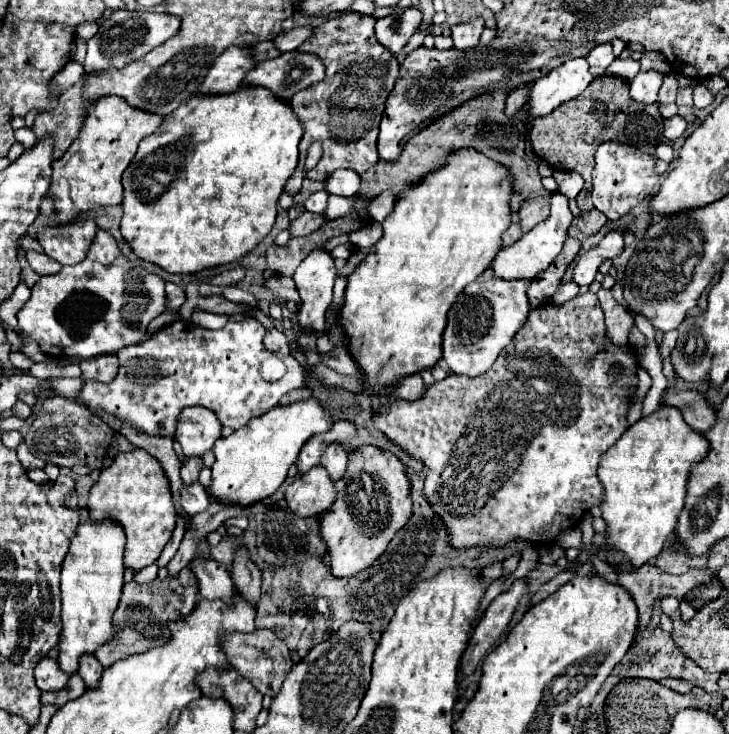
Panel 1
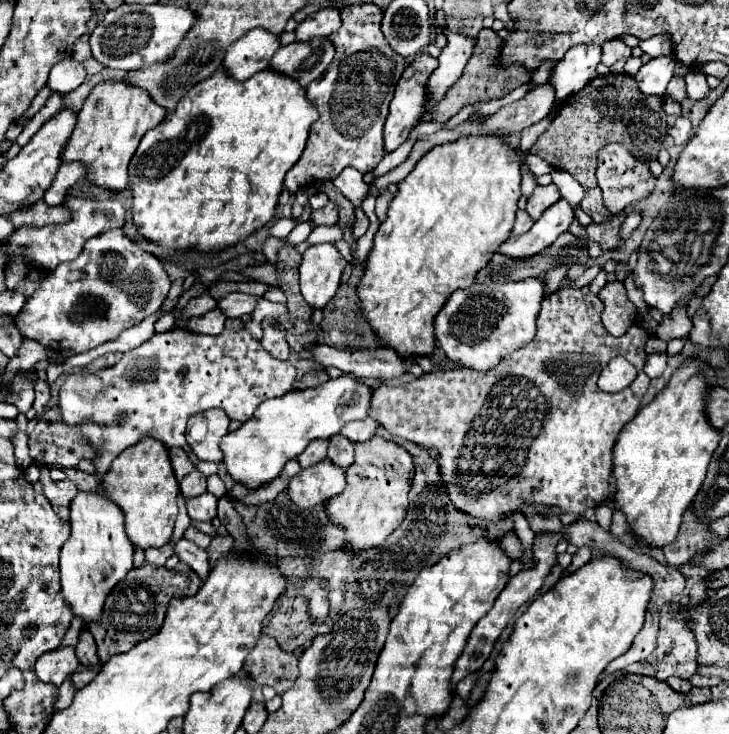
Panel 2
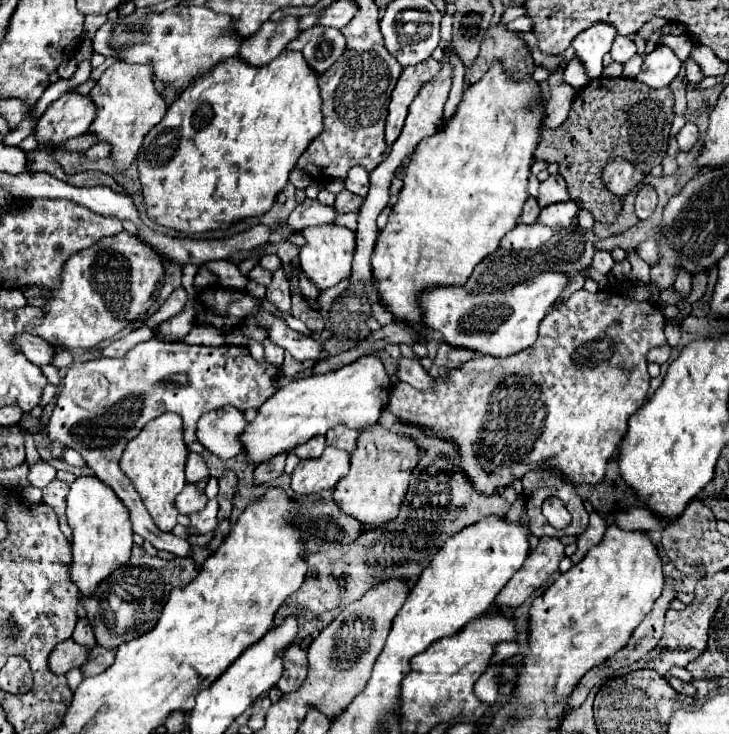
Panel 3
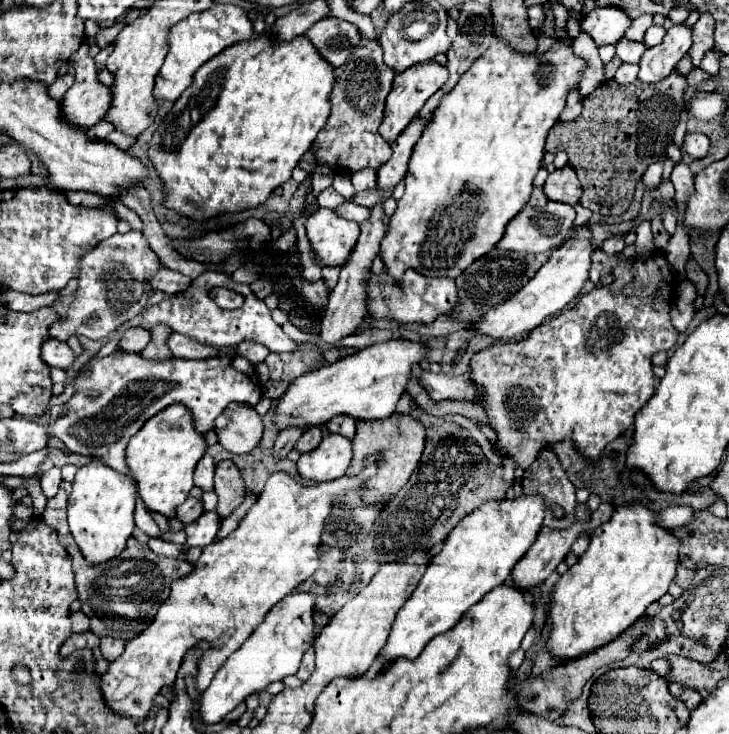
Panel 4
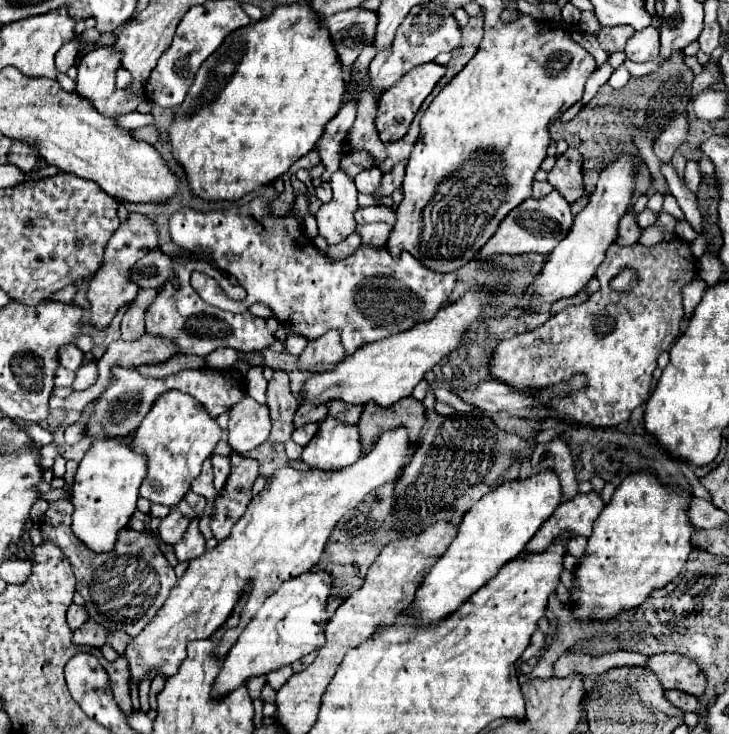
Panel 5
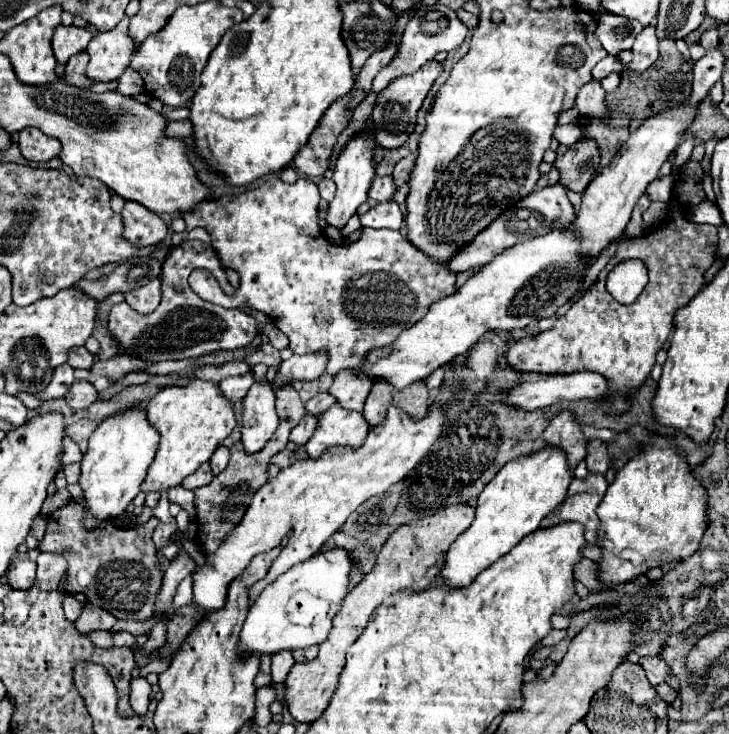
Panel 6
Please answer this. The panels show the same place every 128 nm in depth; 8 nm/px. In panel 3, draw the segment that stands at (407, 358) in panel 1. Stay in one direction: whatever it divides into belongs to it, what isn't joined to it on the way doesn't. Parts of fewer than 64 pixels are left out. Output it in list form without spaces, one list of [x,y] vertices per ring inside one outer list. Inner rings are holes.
[[[492,64],[476,84],[464,88],[454,116],[442,130],[416,146],[410,166],[402,172],[404,186],[398,194],[398,202],[392,208],[388,224],[378,234],[372,252],[376,292],[396,318],[420,326],[422,312],[416,294],[432,286],[464,286],[476,264],[496,252],[502,236],[518,224],[522,206],[528,200],[528,176],[546,116],[544,104],[540,82],[532,76],[516,80],[508,76],[500,64]]]

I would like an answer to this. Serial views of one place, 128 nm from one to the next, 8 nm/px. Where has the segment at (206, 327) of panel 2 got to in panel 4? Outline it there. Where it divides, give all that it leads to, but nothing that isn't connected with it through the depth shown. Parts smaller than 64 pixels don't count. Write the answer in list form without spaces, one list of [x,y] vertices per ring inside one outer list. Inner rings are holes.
[[[170,334],[168,340],[166,340],[168,348],[172,350],[172,354],[176,358],[188,358],[188,360],[206,360],[206,358],[212,358],[212,356],[218,356],[220,352],[216,348],[208,348],[208,346],[202,346],[198,344],[196,340],[188,338],[188,336],[182,336],[182,334]]]

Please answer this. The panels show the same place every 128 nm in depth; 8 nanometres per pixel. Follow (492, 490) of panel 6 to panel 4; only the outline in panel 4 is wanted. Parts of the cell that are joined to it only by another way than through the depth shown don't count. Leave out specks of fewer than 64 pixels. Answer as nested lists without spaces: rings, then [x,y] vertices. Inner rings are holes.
[[[522,494],[518,498],[488,500],[488,504],[482,504],[464,516],[464,520],[460,520],[454,532],[446,538],[444,548],[432,558],[410,600],[400,608],[378,662],[388,664],[398,656],[416,658],[436,634],[450,630],[460,616],[480,600],[480,596],[508,582],[514,564],[536,540],[544,512],[546,502],[540,500],[540,496]]]

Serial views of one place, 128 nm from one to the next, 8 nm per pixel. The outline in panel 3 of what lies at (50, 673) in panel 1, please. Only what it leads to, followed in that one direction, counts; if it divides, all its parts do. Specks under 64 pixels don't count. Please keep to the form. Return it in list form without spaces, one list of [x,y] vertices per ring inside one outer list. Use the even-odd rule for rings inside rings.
[[[68,638],[52,650],[48,662],[50,662],[52,672],[66,674],[72,668],[82,668],[82,664],[88,662],[88,656],[90,656],[88,648],[84,648],[82,644],[76,644],[72,638]]]

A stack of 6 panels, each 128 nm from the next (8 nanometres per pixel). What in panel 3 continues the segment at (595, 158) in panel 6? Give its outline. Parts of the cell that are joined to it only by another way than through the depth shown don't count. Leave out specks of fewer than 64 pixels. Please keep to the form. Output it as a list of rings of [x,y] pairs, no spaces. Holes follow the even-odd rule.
[[[560,174],[548,176],[548,180],[544,180],[540,184],[540,194],[538,194],[540,206],[550,206],[554,202],[568,202],[568,200],[570,200],[570,194],[568,194],[566,182],[562,180]]]

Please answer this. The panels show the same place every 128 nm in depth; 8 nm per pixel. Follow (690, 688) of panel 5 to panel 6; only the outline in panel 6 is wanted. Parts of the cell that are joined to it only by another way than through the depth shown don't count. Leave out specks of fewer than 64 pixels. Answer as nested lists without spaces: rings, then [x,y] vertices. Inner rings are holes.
[[[646,656],[646,658],[640,658],[638,662],[644,668],[650,684],[656,686],[656,684],[662,684],[666,680],[666,674],[668,674],[670,666],[660,656],[654,656],[654,658],[652,656]]]

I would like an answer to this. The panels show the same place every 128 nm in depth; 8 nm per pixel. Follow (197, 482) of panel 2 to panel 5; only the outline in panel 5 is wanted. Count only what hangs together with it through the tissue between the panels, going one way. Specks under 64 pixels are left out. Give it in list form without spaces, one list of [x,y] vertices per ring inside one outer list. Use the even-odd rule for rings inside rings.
[[[176,508],[170,510],[170,514],[166,518],[162,518],[160,522],[160,528],[158,528],[158,534],[160,538],[166,542],[166,544],[178,544],[182,538],[184,538],[184,532],[188,528],[190,520],[184,518]]]

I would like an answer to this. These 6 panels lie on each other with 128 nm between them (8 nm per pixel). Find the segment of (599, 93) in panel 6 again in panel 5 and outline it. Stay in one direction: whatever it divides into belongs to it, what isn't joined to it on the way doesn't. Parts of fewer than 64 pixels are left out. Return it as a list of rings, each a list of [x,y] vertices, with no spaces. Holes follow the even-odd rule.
[[[604,64],[604,66],[598,66],[596,68],[596,72],[586,82],[586,90],[584,90],[584,96],[582,96],[582,104],[588,104],[598,94],[600,86],[608,82],[610,74],[612,74],[612,66],[610,64]]]

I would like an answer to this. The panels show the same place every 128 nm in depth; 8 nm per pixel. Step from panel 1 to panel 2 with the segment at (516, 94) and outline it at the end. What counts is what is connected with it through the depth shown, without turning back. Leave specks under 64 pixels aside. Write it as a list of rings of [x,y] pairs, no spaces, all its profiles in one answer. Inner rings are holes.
[[[542,62],[540,68],[532,74],[532,82],[534,84],[548,84],[550,76],[554,72],[554,66],[556,66],[556,62]]]

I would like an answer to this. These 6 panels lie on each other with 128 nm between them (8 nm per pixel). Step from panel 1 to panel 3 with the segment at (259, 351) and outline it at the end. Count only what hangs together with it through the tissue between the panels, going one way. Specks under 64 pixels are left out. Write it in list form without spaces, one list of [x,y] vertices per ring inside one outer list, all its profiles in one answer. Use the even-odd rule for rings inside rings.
[[[152,338],[152,340],[148,340],[148,342],[142,342],[142,344],[134,346],[134,348],[132,348],[126,356],[122,356],[122,358],[94,358],[94,360],[78,362],[78,364],[70,366],[68,372],[66,372],[66,378],[64,378],[64,382],[62,382],[56,408],[54,408],[54,412],[52,412],[52,416],[50,416],[50,424],[46,426],[46,432],[44,432],[40,438],[44,438],[48,444],[68,446],[68,448],[74,448],[76,452],[80,452],[82,458],[86,460],[86,464],[94,470],[94,474],[96,474],[102,482],[106,482],[106,484],[118,494],[120,500],[124,500],[126,508],[130,510],[130,518],[132,518],[134,532],[140,534],[146,542],[150,542],[154,548],[166,550],[166,552],[174,552],[176,556],[182,556],[182,558],[184,558],[184,556],[190,556],[190,546],[188,546],[188,542],[186,542],[184,538],[178,538],[178,536],[170,534],[170,532],[160,532],[160,530],[152,524],[152,520],[150,520],[150,516],[148,516],[148,510],[144,508],[144,502],[140,502],[140,494],[136,492],[136,488],[132,488],[132,480],[128,480],[128,476],[124,476],[124,472],[122,472],[122,468],[120,468],[120,464],[118,464],[118,462],[120,462],[120,456],[122,456],[122,452],[124,452],[124,446],[126,446],[150,420],[154,420],[156,416],[160,416],[160,414],[164,414],[164,412],[176,412],[176,414],[182,416],[182,420],[184,420],[184,440],[186,440],[186,444],[192,444],[192,442],[196,440],[196,422],[200,420],[200,416],[204,416],[204,414],[208,414],[208,412],[212,412],[212,410],[218,410],[218,408],[222,408],[222,406],[226,406],[226,404],[236,406],[236,408],[240,408],[240,410],[260,408],[260,406],[276,392],[276,376],[280,376],[280,374],[282,374],[282,368],[276,368],[276,366],[272,366],[272,364],[268,364],[268,362],[256,362],[256,360],[248,354],[248,348],[240,348],[240,346],[222,346],[222,348],[186,346],[186,344],[180,344],[180,342],[162,342],[162,340]]]

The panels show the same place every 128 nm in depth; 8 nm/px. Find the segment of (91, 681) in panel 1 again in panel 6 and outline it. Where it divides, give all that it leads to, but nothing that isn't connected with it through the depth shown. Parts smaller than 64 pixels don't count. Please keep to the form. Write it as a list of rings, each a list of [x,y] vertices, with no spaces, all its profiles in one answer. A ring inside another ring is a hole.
[[[64,592],[64,596],[62,596],[62,606],[64,606],[66,618],[68,618],[70,622],[74,622],[74,620],[80,616],[80,612],[82,612],[82,604],[80,604],[70,592]]]

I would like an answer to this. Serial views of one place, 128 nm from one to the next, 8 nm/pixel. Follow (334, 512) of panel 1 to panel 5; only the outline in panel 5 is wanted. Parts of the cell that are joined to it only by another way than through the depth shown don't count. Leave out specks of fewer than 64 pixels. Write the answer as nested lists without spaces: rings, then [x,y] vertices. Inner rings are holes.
[[[406,396],[404,400],[398,400],[396,404],[388,408],[380,408],[378,404],[364,404],[364,412],[358,422],[364,452],[368,452],[372,442],[382,432],[398,428],[398,426],[406,426],[412,442],[418,444],[422,438],[422,426],[426,422],[424,412],[426,408],[422,406],[422,402],[418,402],[412,396]]]

